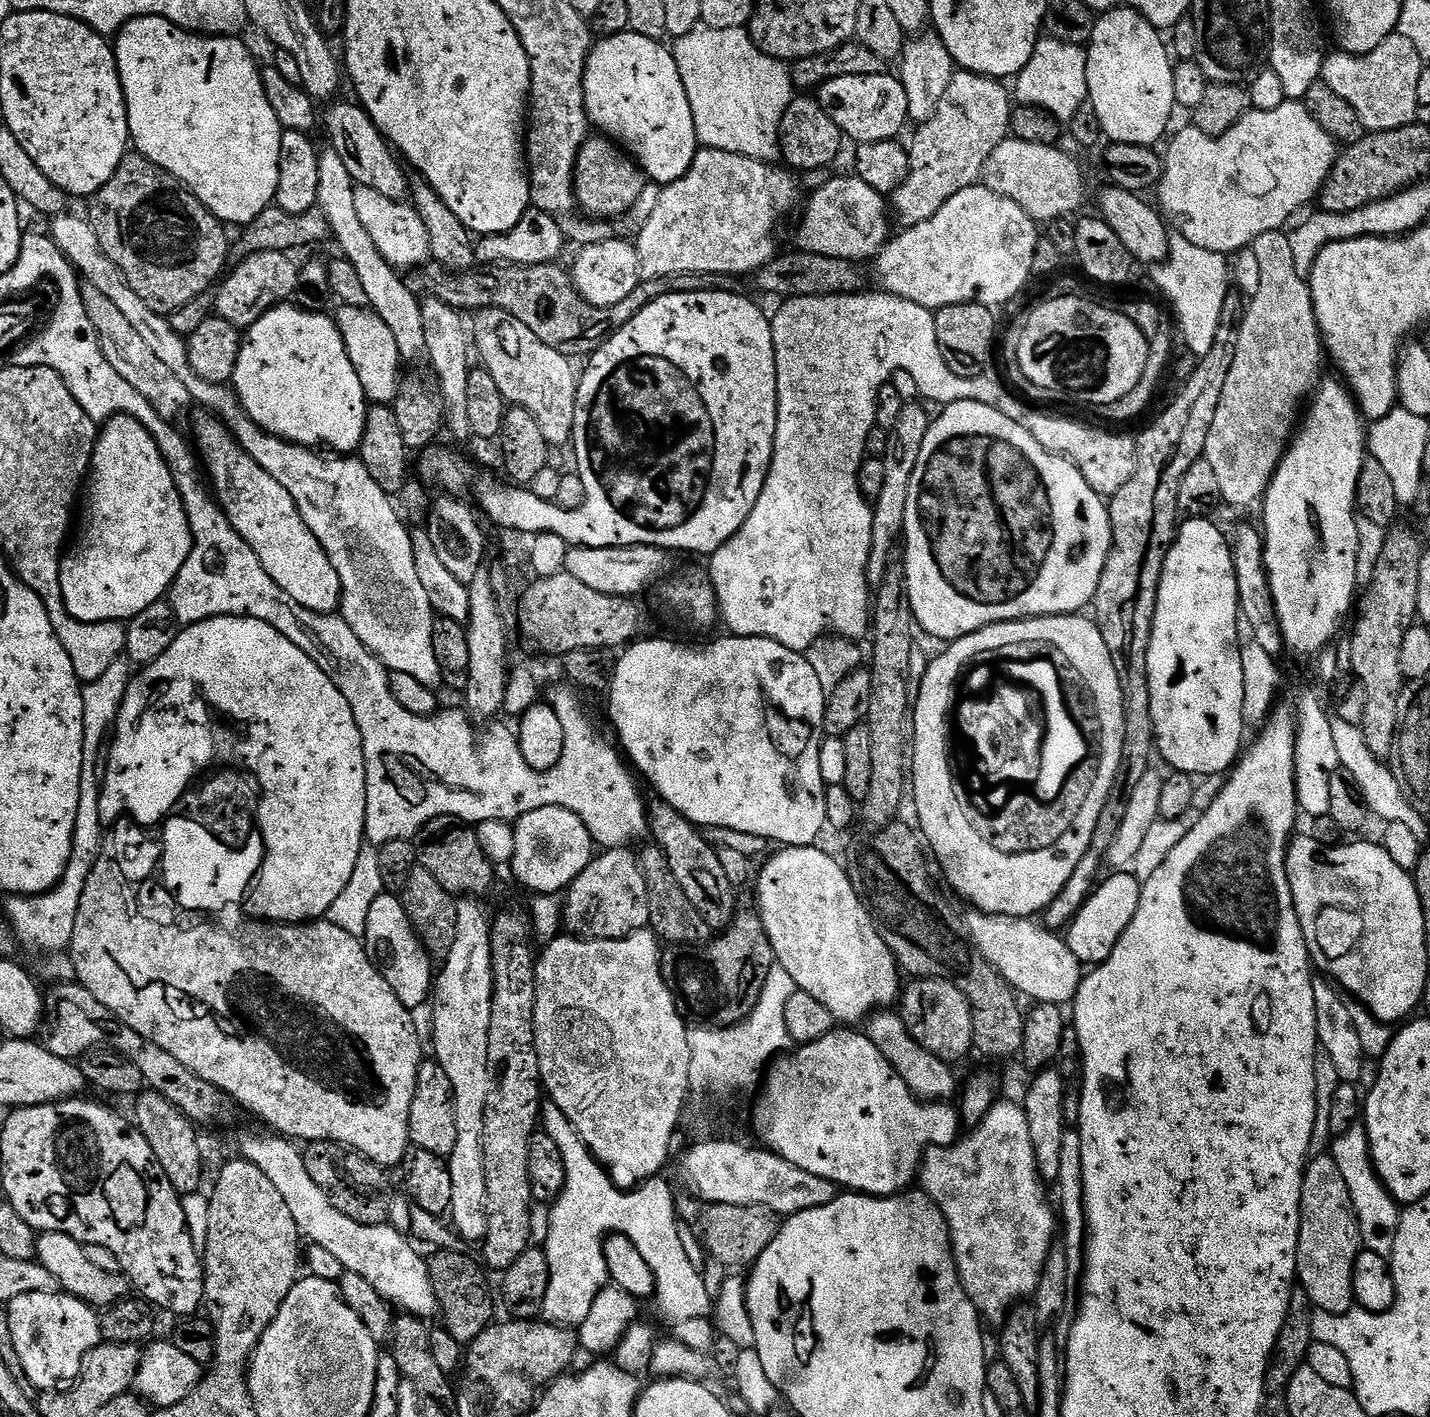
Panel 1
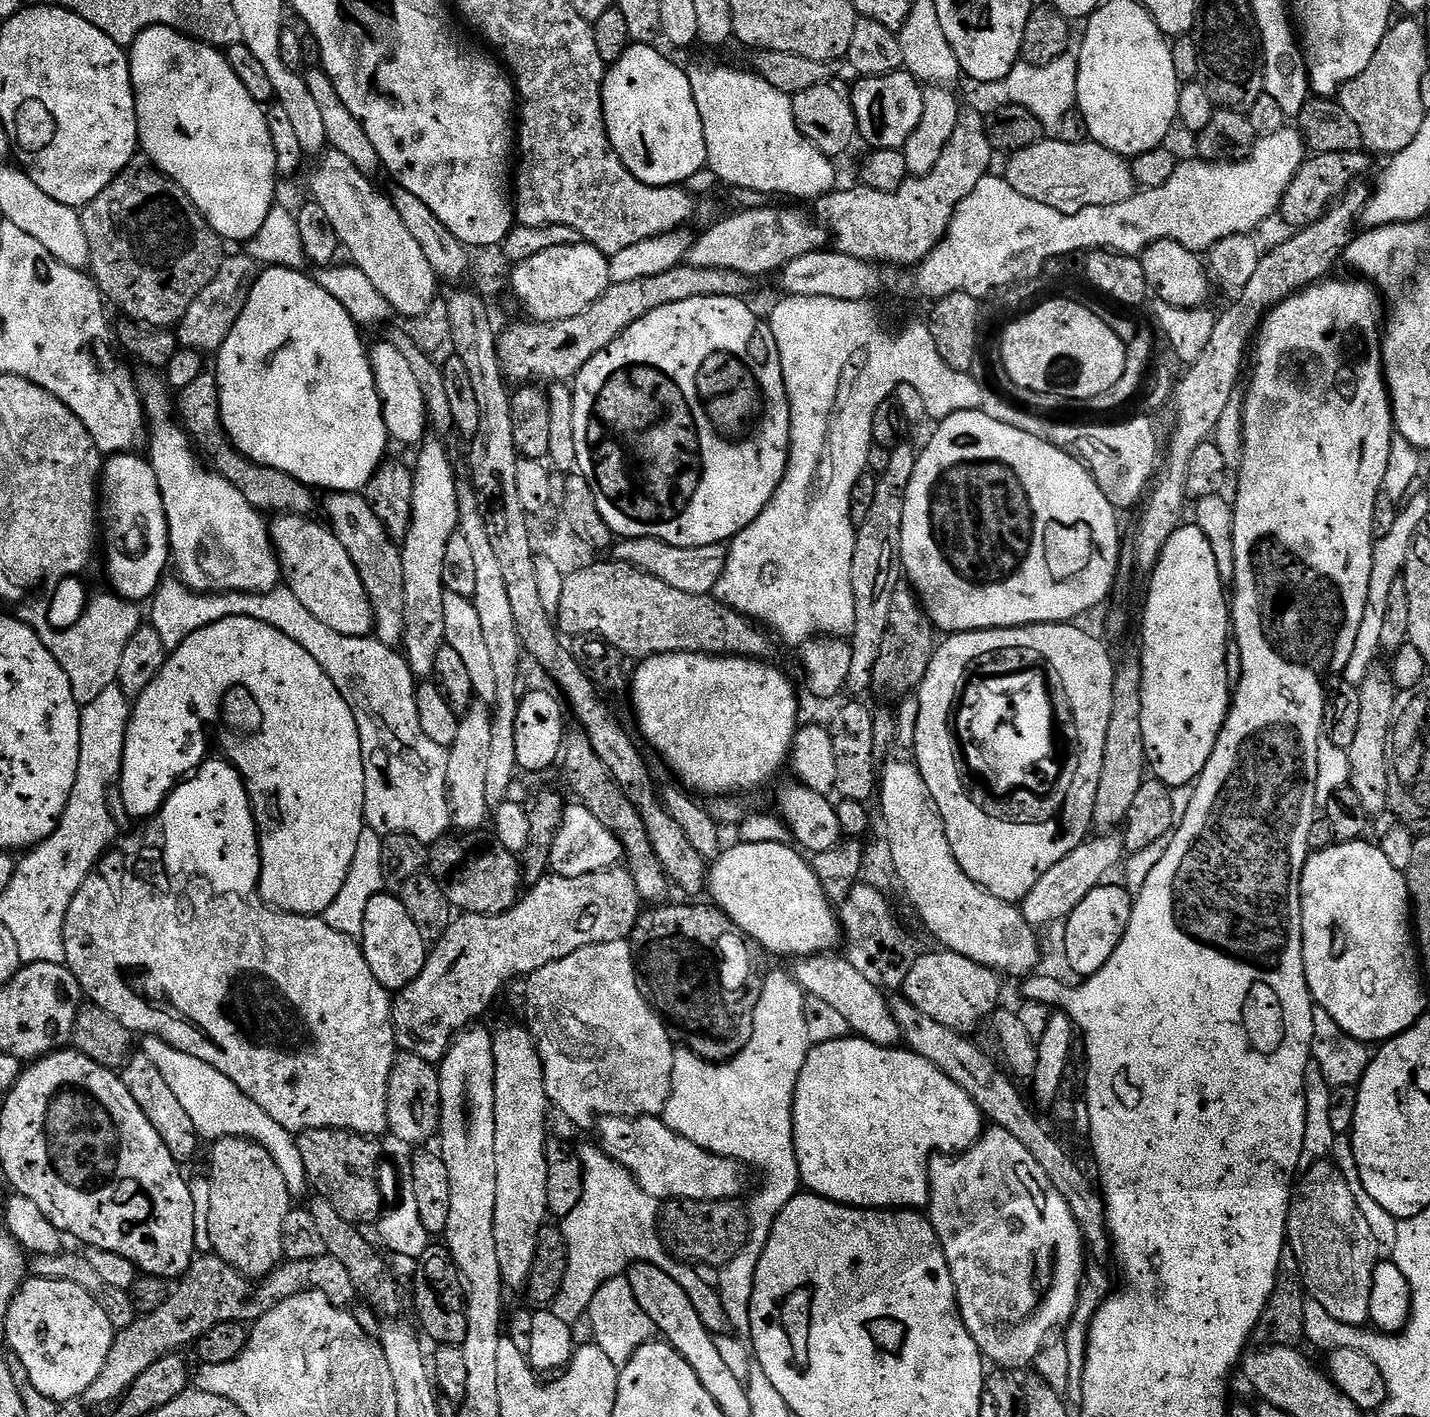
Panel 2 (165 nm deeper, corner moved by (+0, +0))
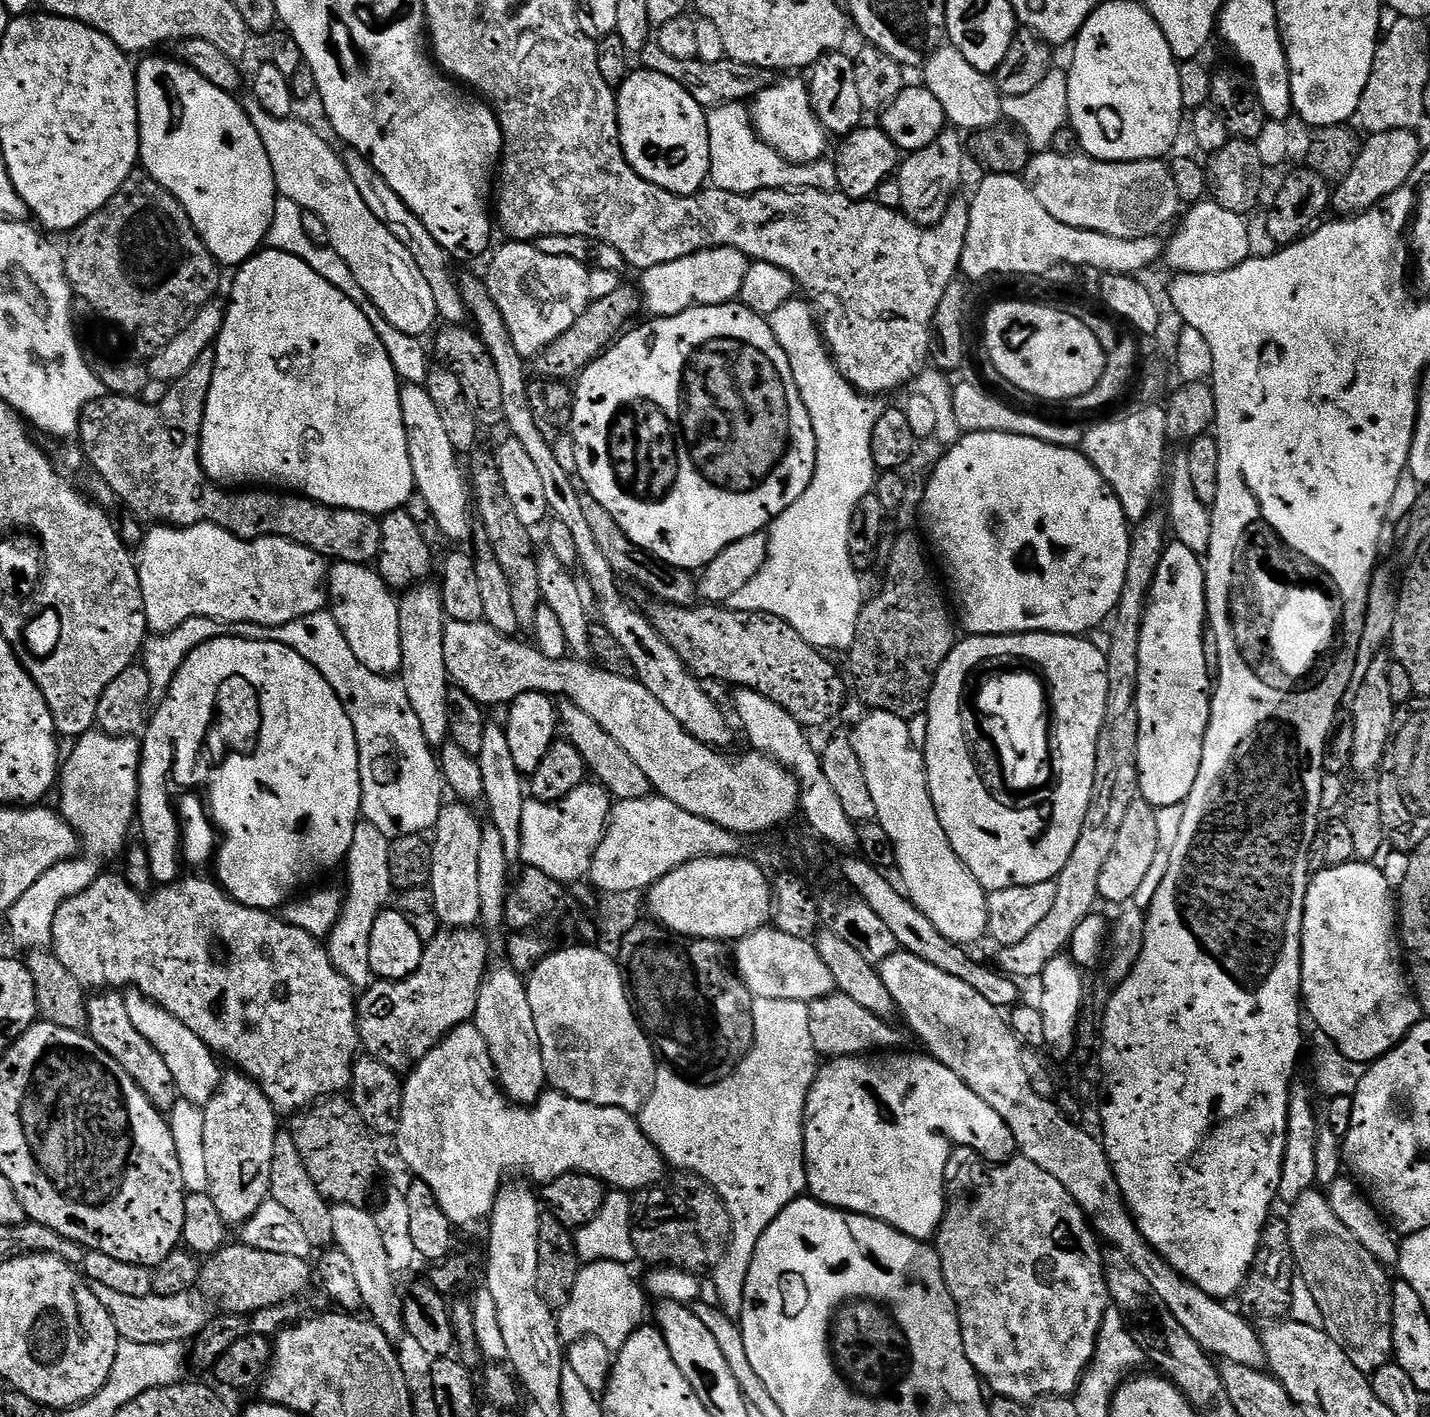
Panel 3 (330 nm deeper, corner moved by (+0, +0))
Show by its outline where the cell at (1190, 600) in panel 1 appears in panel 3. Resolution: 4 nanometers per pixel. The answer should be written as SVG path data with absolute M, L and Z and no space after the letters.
M1172 542L1165 547L1138 642L1139 795L1161 796L1164 804L1179 804L1194 790L1212 709L1214 676L1211 671L1208 673L1208 652L1204 649L1204 632L1206 636L1209 623L1208 587L1204 581L1205 561L1196 556L1197 549L1189 544Z

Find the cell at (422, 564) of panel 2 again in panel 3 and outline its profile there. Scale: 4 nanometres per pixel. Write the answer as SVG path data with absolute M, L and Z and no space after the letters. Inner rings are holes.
M417 583L399 597L400 633L402 634L402 683L422 722L428 743L440 746L450 736L448 690L450 677L444 653L444 593L432 584ZM405 595L405 596L404 596ZM445 739L445 740L444 740ZM444 740L444 741L443 741Z

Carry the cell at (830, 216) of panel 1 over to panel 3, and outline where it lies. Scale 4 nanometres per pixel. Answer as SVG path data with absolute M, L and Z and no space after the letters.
M701 248L677 260L667 260L647 269L644 281L638 284L642 304L648 316L673 316L698 304L720 304L739 297L742 278L746 276L750 260L738 248Z

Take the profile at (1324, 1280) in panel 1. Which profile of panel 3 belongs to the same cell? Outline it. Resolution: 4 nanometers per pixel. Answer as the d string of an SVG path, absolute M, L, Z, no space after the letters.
M1309 1190L1290 1206L1287 1213L1292 1252L1296 1256L1298 1274L1306 1286L1310 1286L1312 1298L1324 1311L1324 1319L1330 1325L1341 1344L1348 1349L1352 1361L1365 1374L1375 1373L1377 1368L1389 1363L1392 1350L1392 1285L1385 1265L1348 1229L1346 1222L1334 1212L1334 1206L1323 1191Z

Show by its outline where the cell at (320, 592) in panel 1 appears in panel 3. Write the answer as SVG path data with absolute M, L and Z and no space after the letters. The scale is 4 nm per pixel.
M341 559L331 565L326 584L334 600L337 600L334 607L336 621L355 656L371 672L381 676L399 673L402 669L400 601L397 593L380 577L379 571L367 563Z

